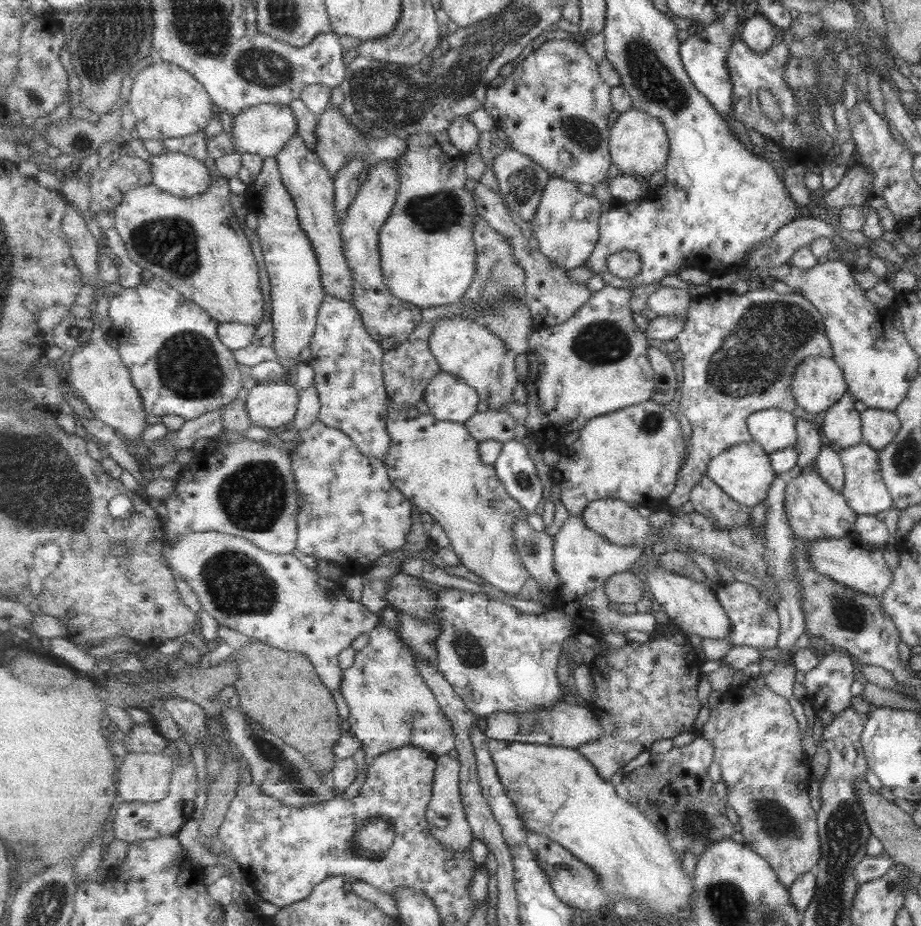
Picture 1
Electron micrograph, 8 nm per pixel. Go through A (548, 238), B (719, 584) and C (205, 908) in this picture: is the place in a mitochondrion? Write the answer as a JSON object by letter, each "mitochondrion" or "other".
{"A":"other","B":"other","C":"other"}

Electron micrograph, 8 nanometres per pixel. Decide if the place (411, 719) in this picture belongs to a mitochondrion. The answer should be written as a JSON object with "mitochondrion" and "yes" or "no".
{"mitochondrion":"yes"}

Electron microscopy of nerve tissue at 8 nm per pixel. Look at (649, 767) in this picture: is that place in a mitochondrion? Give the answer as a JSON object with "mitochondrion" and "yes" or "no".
{"mitochondrion":"no"}

